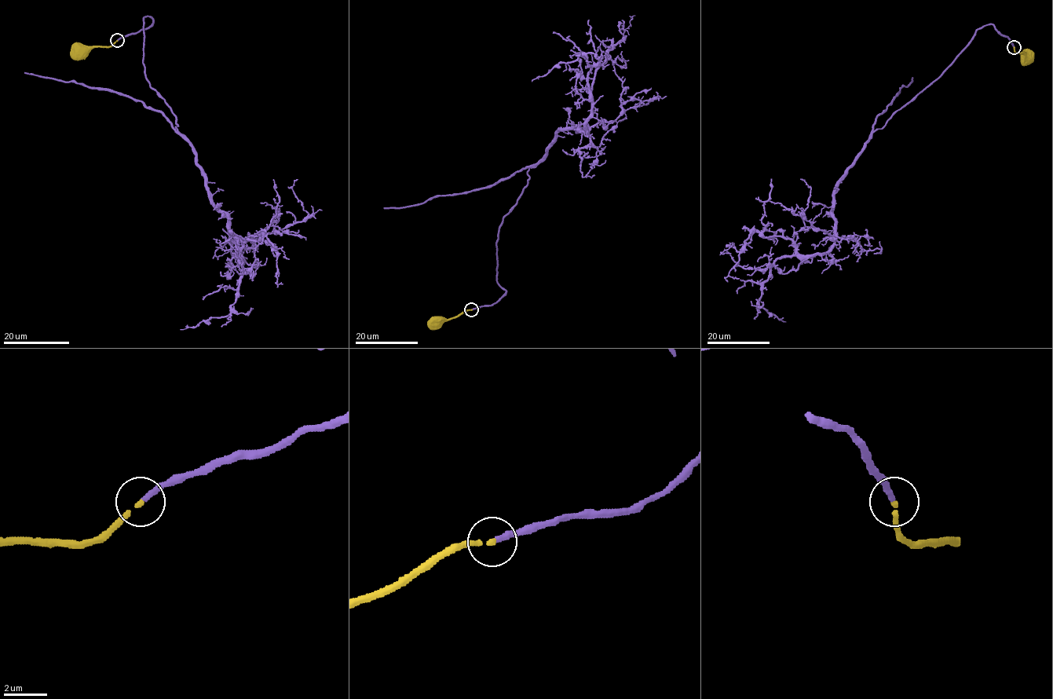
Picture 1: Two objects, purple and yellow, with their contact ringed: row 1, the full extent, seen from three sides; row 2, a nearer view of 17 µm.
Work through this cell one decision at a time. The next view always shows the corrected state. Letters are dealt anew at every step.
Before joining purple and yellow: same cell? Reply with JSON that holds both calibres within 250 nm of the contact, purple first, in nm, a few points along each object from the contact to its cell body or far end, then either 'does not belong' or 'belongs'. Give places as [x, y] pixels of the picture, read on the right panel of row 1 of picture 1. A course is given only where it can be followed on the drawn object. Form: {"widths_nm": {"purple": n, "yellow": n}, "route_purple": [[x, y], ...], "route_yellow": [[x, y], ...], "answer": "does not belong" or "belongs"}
{"widths_nm": {"purple": 240, "yellow": 190}, "route_purple": [[1014, 47], [980, 27], [873, 133], [835, 191], [831, 248], [780, 257], [763, 283], [758, 305], [785, 321]], "route_yellow": [[1014, 47], [1014, 50], [1023, 54], [1025, 59]], "answer": "belongs"}

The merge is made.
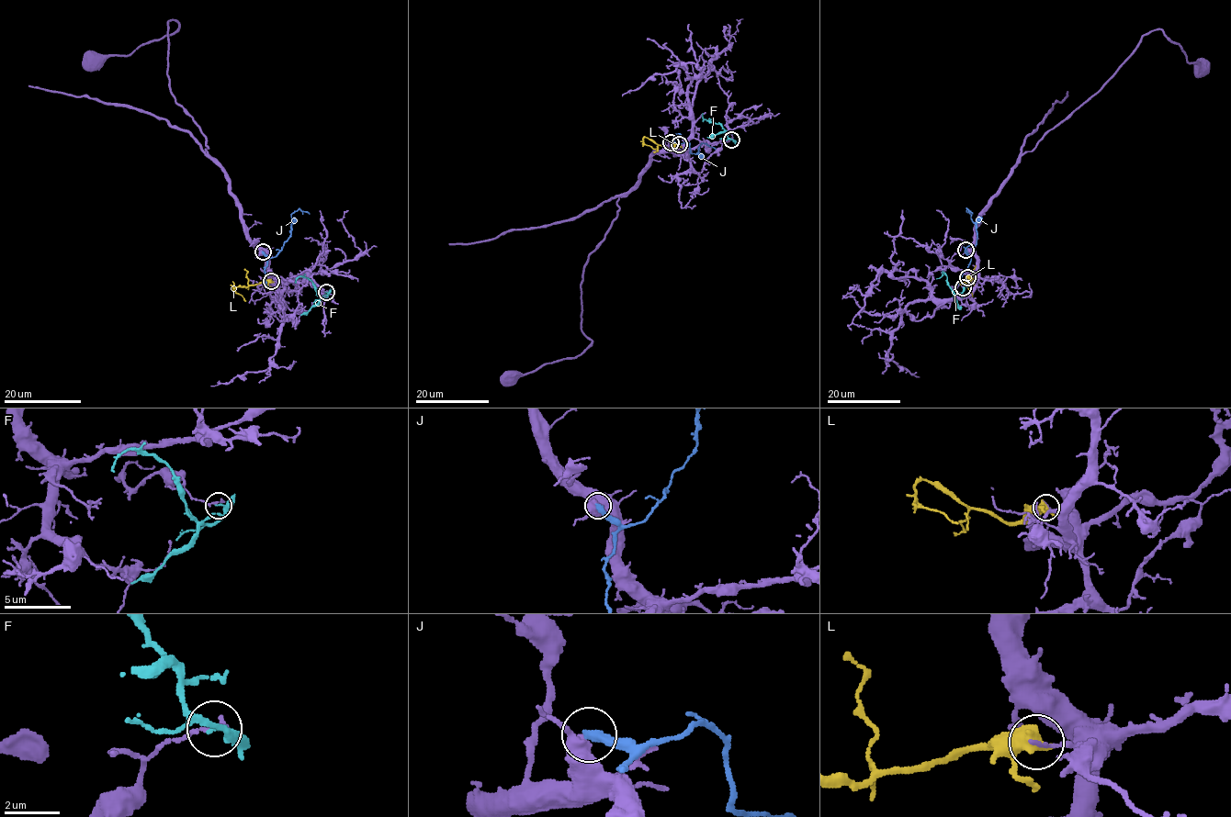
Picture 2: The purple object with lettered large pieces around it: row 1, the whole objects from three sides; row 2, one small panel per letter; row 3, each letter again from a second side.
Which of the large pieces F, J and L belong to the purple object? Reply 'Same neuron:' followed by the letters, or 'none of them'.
Same neuron: none of them

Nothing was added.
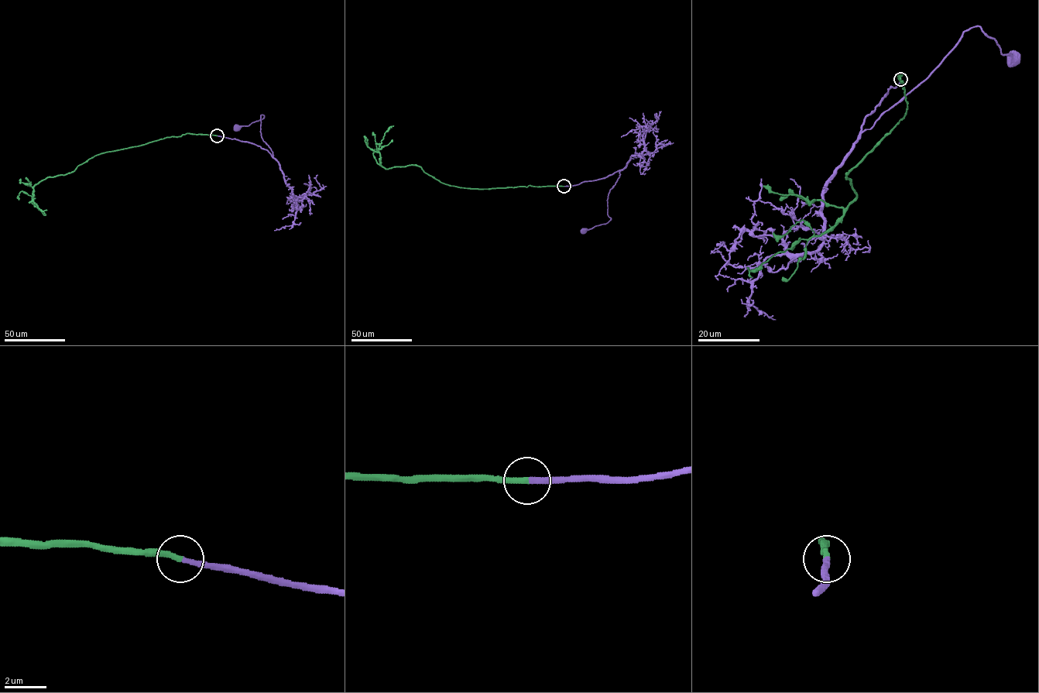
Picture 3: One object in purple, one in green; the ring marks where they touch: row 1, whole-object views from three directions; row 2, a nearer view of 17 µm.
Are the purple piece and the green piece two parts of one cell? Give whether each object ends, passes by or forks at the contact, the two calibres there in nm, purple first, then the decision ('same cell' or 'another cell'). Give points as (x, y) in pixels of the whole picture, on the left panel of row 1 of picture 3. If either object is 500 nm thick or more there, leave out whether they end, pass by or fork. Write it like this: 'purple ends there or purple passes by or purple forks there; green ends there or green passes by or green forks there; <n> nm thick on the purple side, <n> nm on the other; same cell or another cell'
purple ends there; green ends there; 280 nm thick on the purple side, 280 nm on the other; same cell

